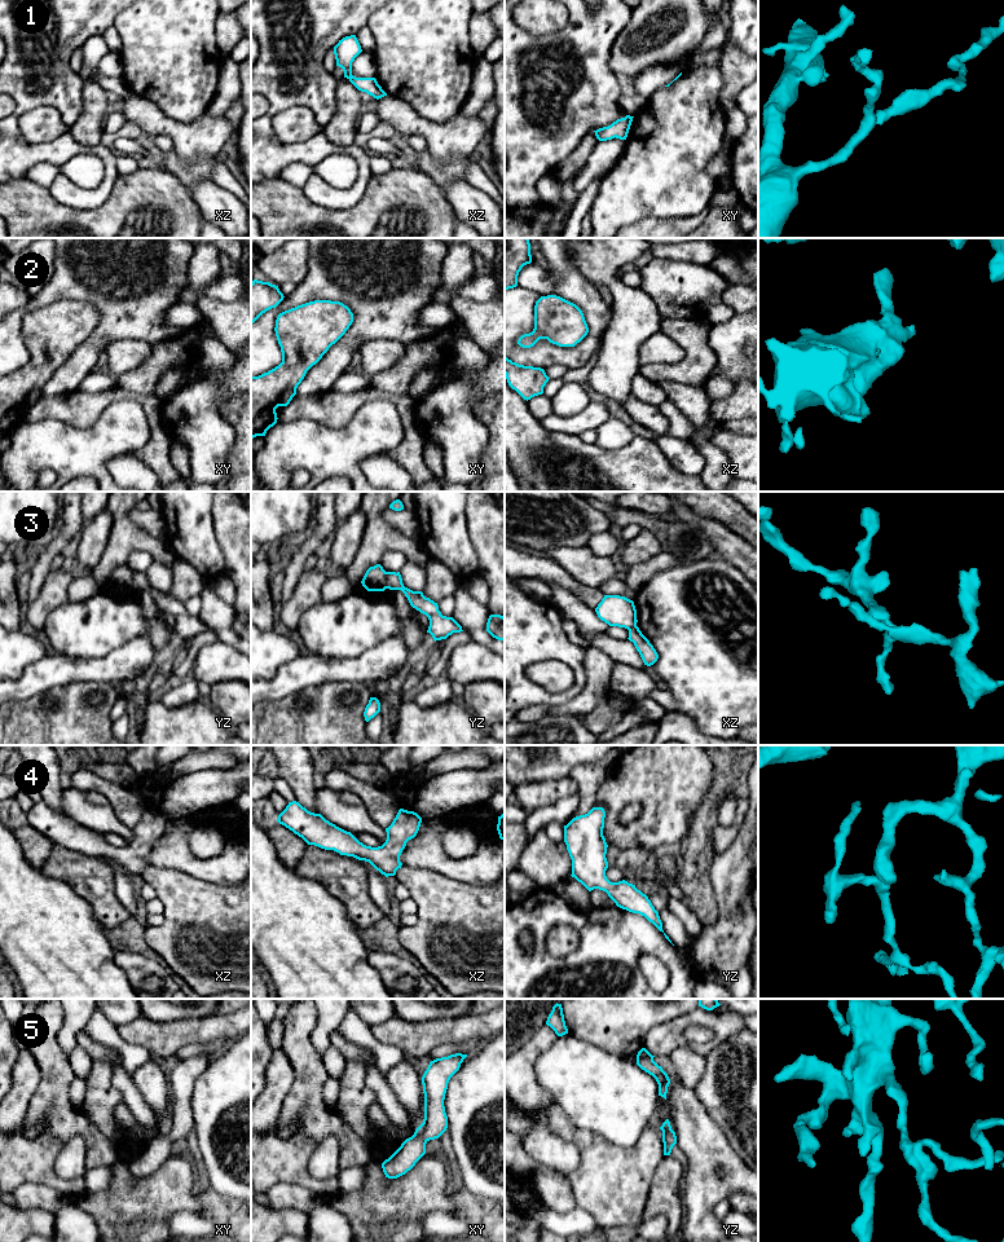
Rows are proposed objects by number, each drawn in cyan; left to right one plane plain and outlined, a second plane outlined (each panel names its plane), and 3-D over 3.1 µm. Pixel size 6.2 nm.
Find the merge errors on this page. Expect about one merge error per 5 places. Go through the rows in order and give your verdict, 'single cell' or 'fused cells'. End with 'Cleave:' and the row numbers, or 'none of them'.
1: single cell
2: single cell
3: fused cells
4: single cell
5: single cell
Cleave: 3

